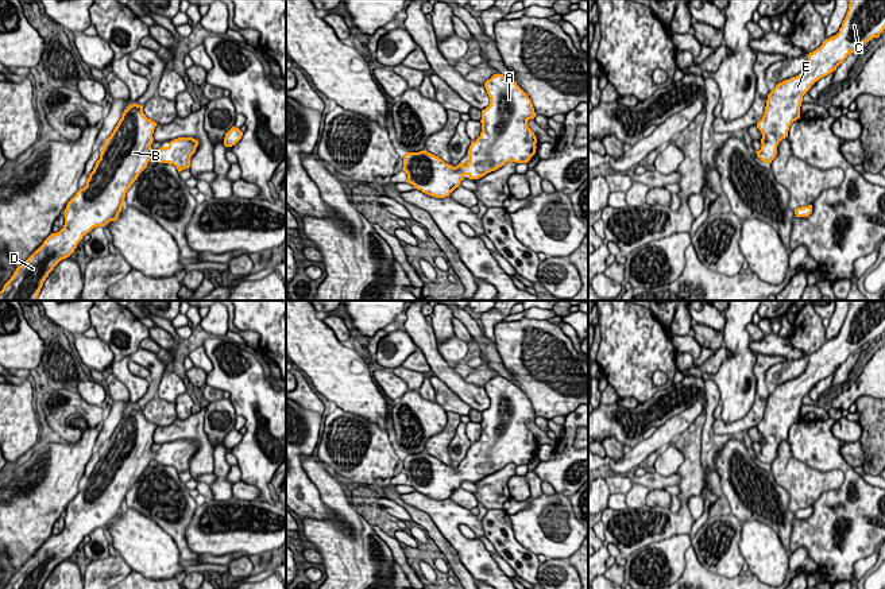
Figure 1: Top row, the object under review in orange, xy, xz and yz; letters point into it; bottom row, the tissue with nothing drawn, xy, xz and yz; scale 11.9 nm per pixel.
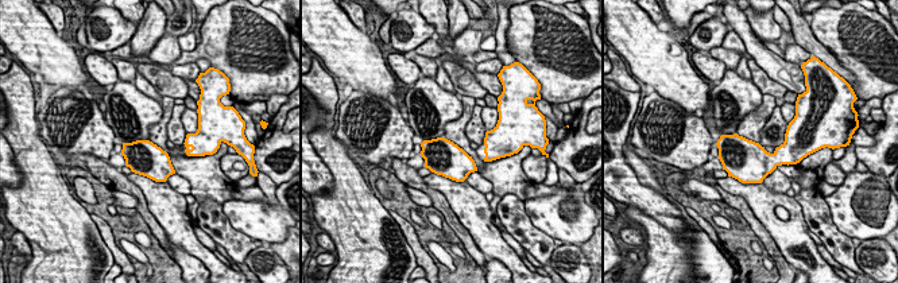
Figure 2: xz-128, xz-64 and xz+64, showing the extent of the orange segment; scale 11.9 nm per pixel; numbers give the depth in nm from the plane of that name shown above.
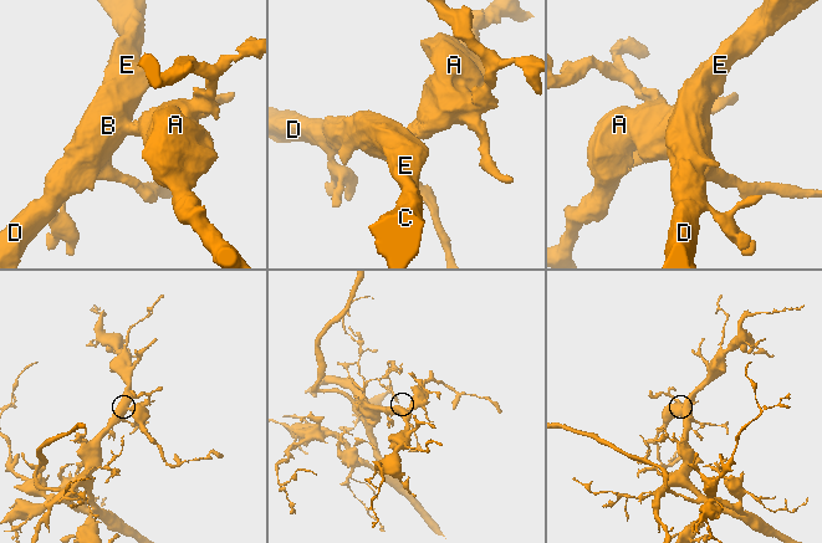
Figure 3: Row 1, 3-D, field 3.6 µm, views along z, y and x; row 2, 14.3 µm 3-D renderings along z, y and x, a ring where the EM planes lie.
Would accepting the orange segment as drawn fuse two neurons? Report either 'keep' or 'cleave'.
keep

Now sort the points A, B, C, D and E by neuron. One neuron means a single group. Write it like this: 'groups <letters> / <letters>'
groups A B C D E

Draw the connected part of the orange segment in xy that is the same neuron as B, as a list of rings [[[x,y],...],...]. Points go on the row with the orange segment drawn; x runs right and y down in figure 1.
[[[132,104],[123,112],[89,174],[86,186],[67,202],[63,228],[51,233],[16,268],[0,291],[0,301],[36,301],[49,274],[74,252],[84,236],[96,226],[117,220],[127,190],[152,158],[159,163],[174,164],[178,173],[190,167],[198,140],[178,137],[167,147],[154,151],[151,144],[156,125],[146,117],[142,105]]]

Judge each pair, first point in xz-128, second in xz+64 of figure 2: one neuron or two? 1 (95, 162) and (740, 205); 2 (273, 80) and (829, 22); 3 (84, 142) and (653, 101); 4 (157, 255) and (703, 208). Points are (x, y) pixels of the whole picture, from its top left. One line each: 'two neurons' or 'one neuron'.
1: one neuron
2: one neuron
3: one neuron
4: one neuron

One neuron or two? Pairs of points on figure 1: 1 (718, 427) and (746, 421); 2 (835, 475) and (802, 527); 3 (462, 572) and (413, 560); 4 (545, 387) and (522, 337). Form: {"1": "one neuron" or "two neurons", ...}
{"1": "one neuron", "2": "two neurons", "3": "two neurons", "4": "one neuron"}

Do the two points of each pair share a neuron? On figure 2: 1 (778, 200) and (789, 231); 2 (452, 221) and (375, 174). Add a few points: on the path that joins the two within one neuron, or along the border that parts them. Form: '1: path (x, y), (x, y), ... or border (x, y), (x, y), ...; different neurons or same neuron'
1: path (786, 204), (793, 210), (793, 223); same neuron
2: border (393, 173), (405, 183); different neurons

